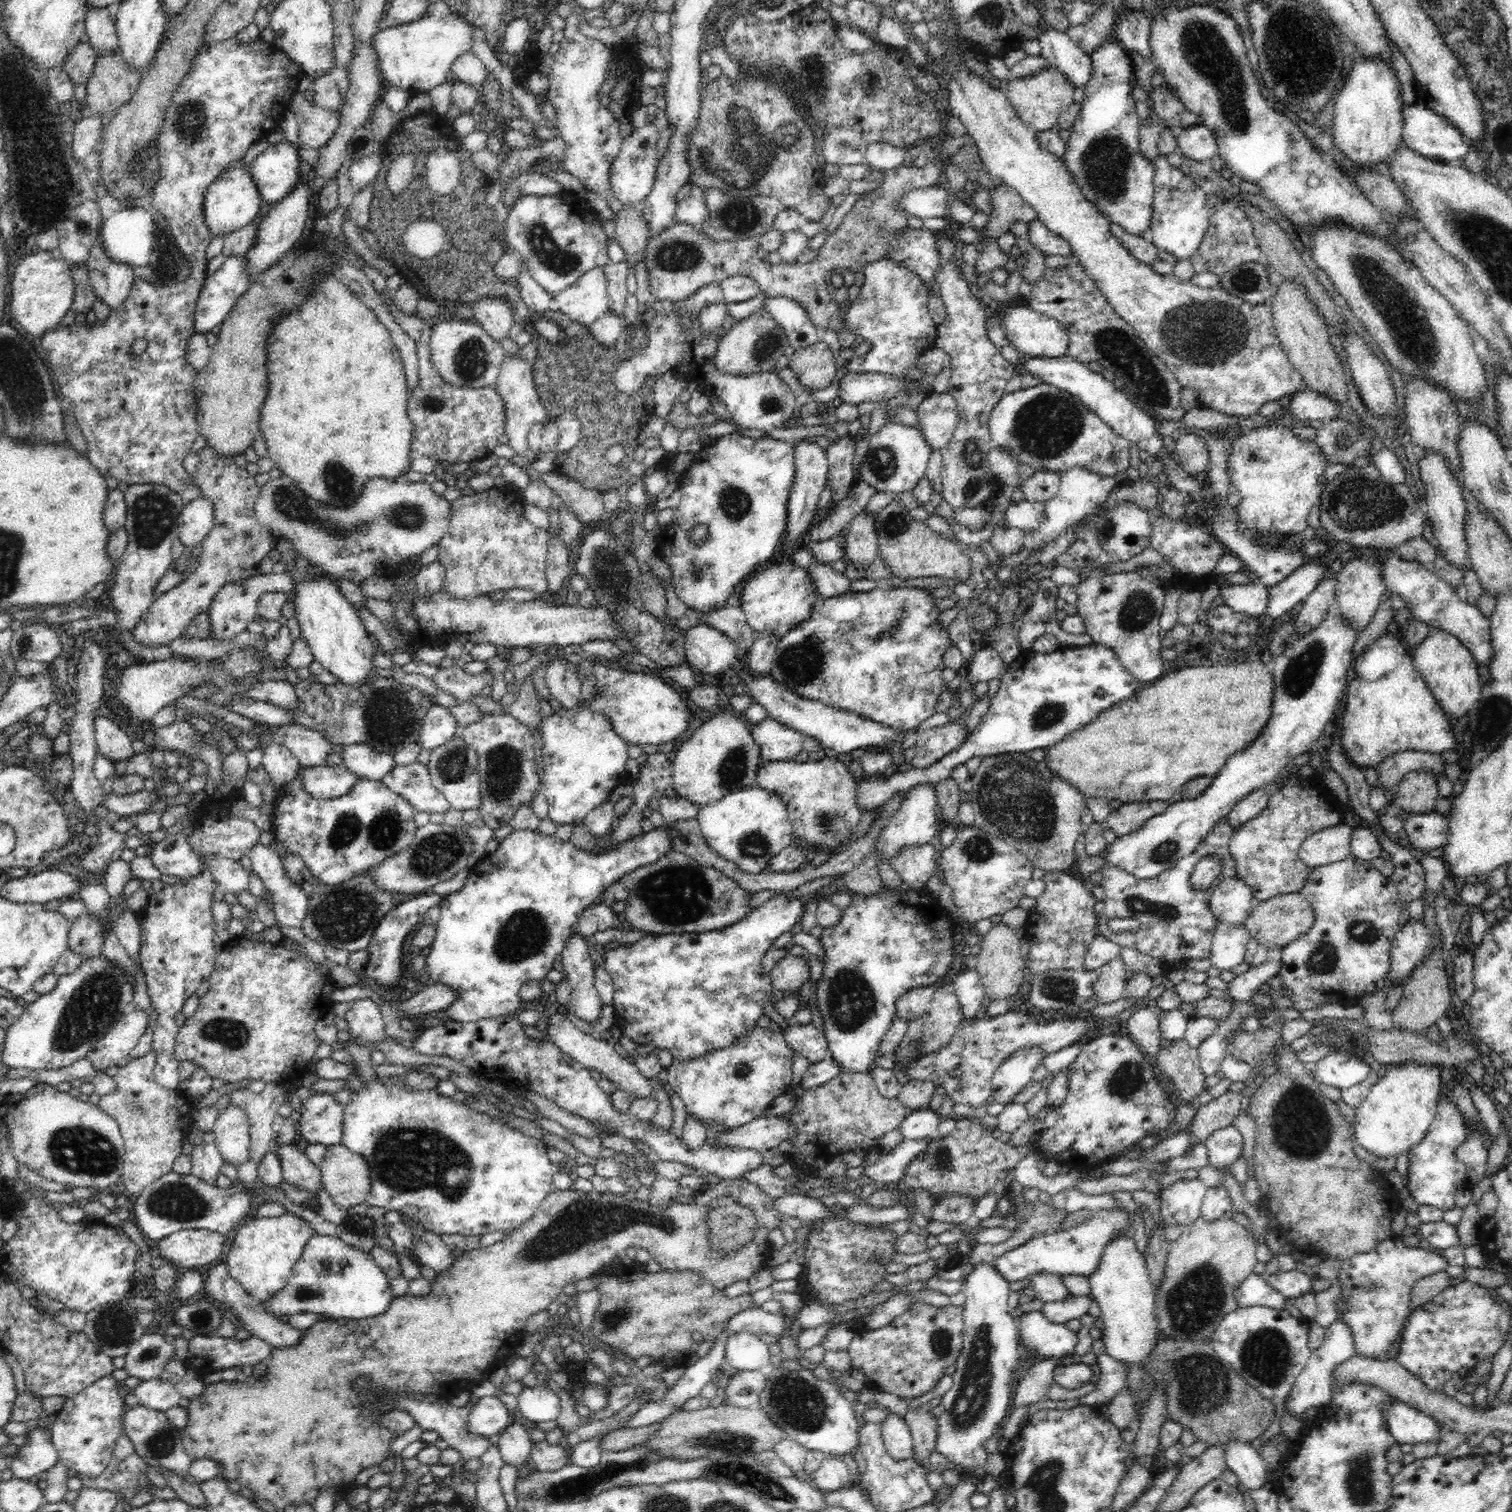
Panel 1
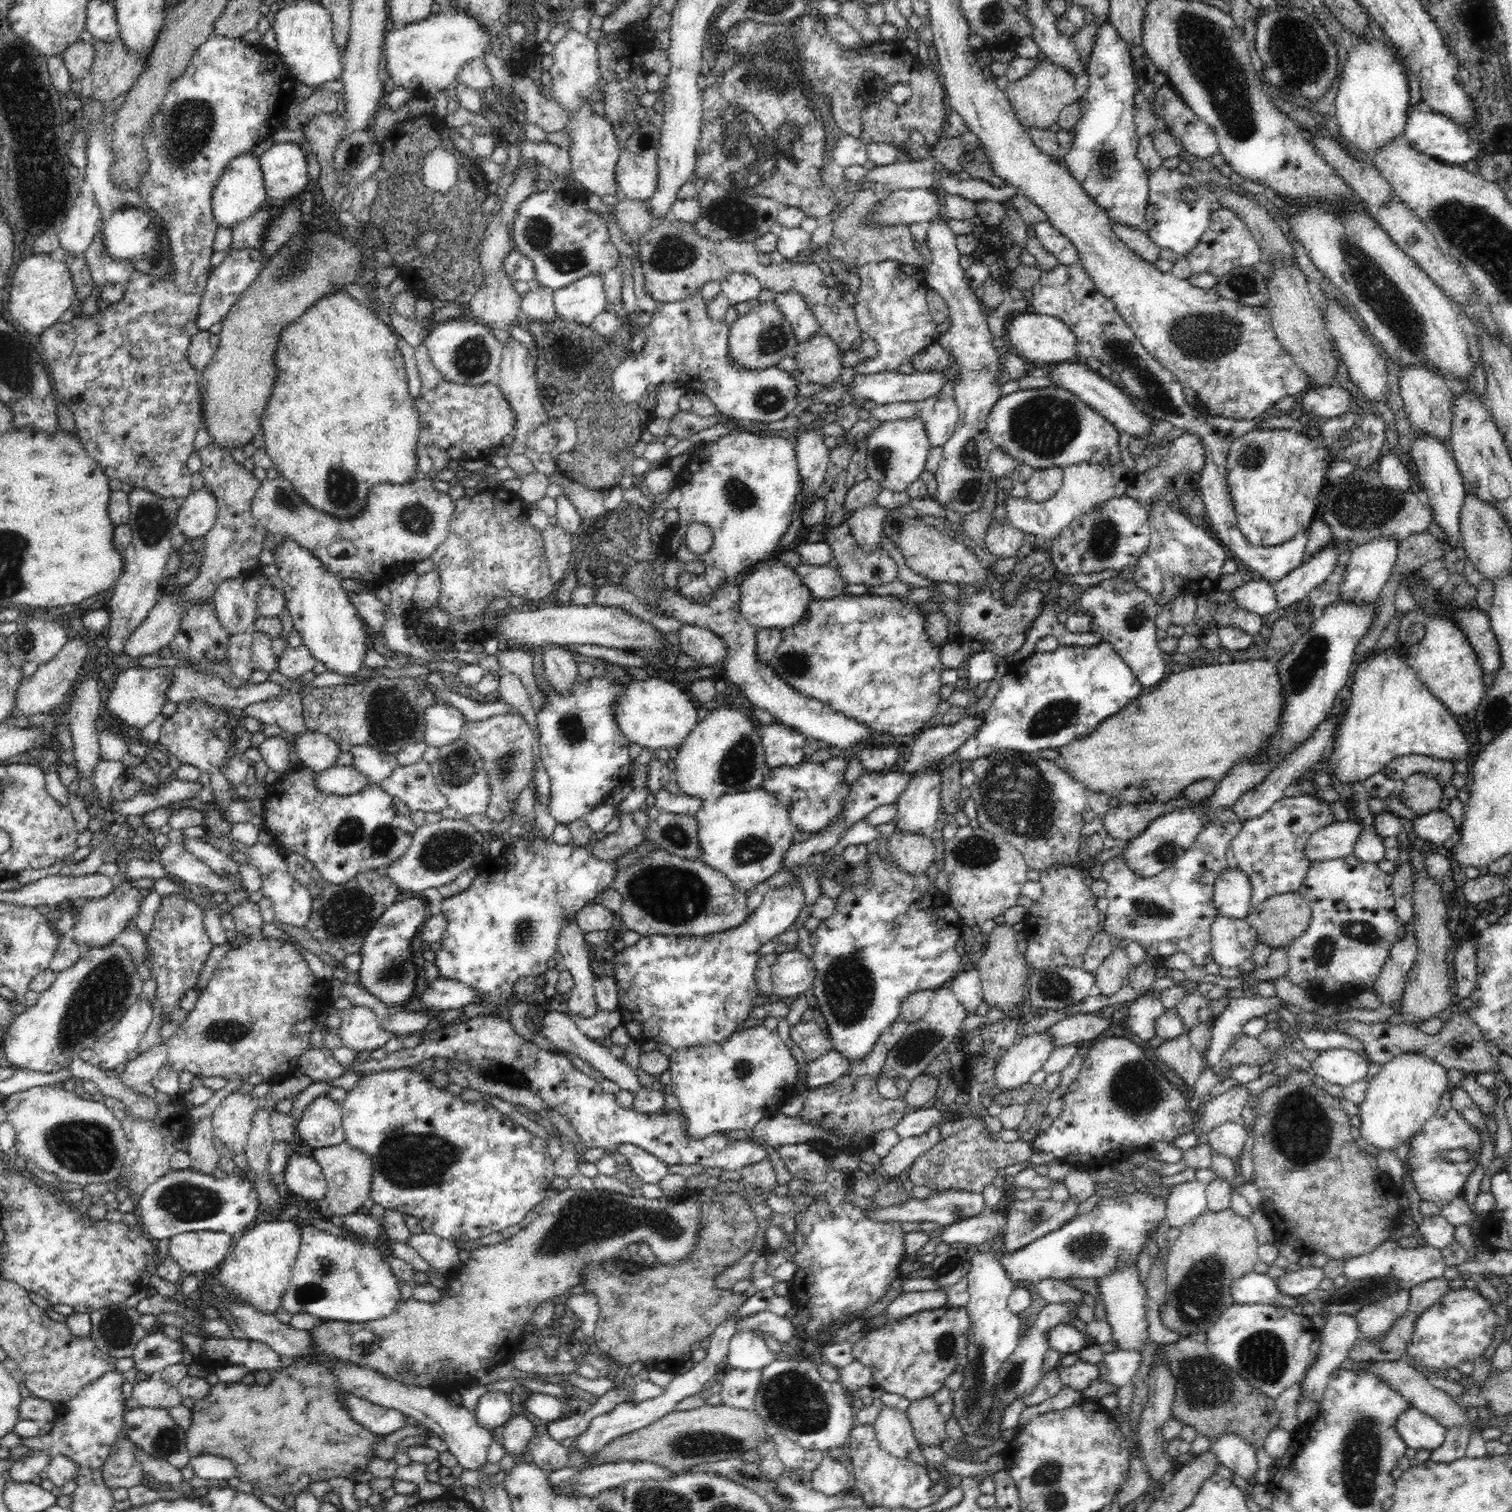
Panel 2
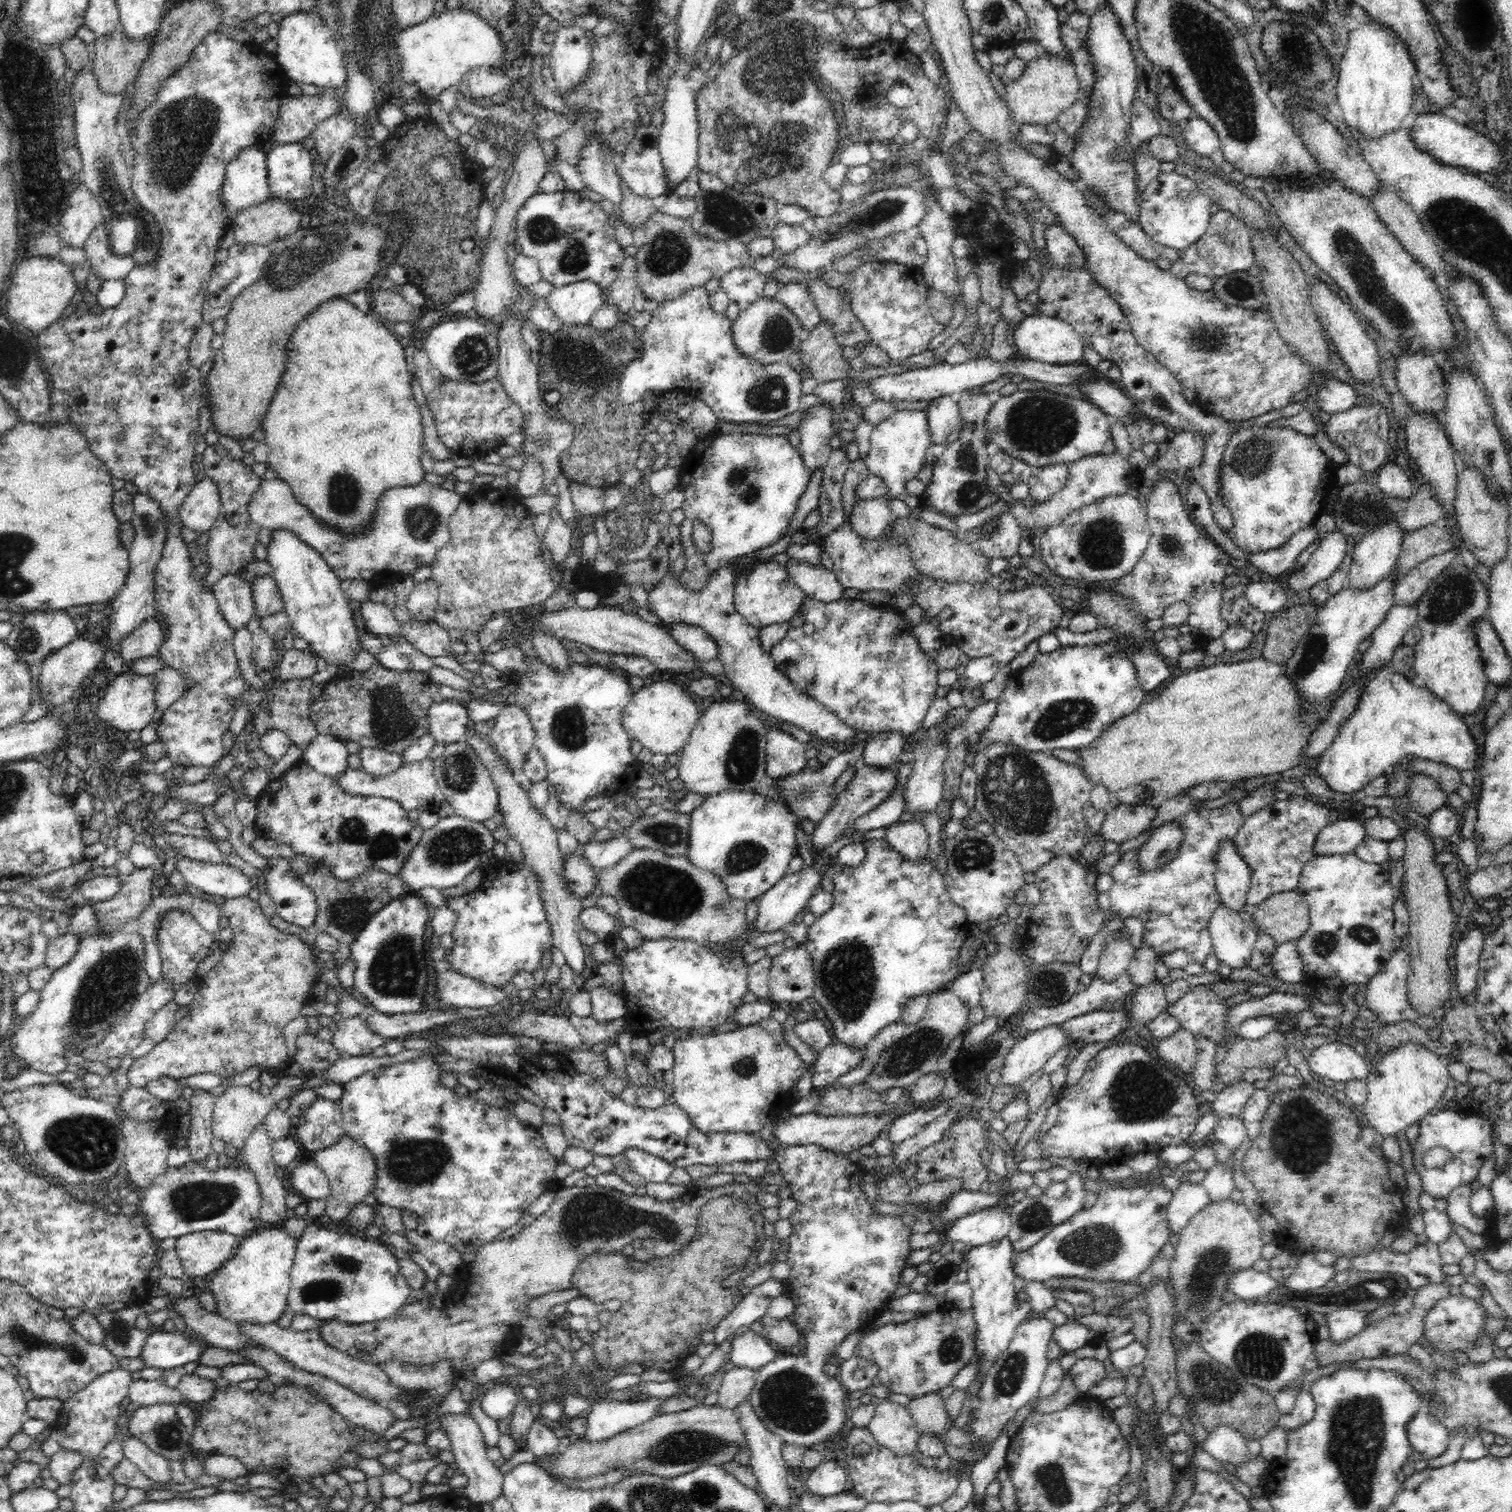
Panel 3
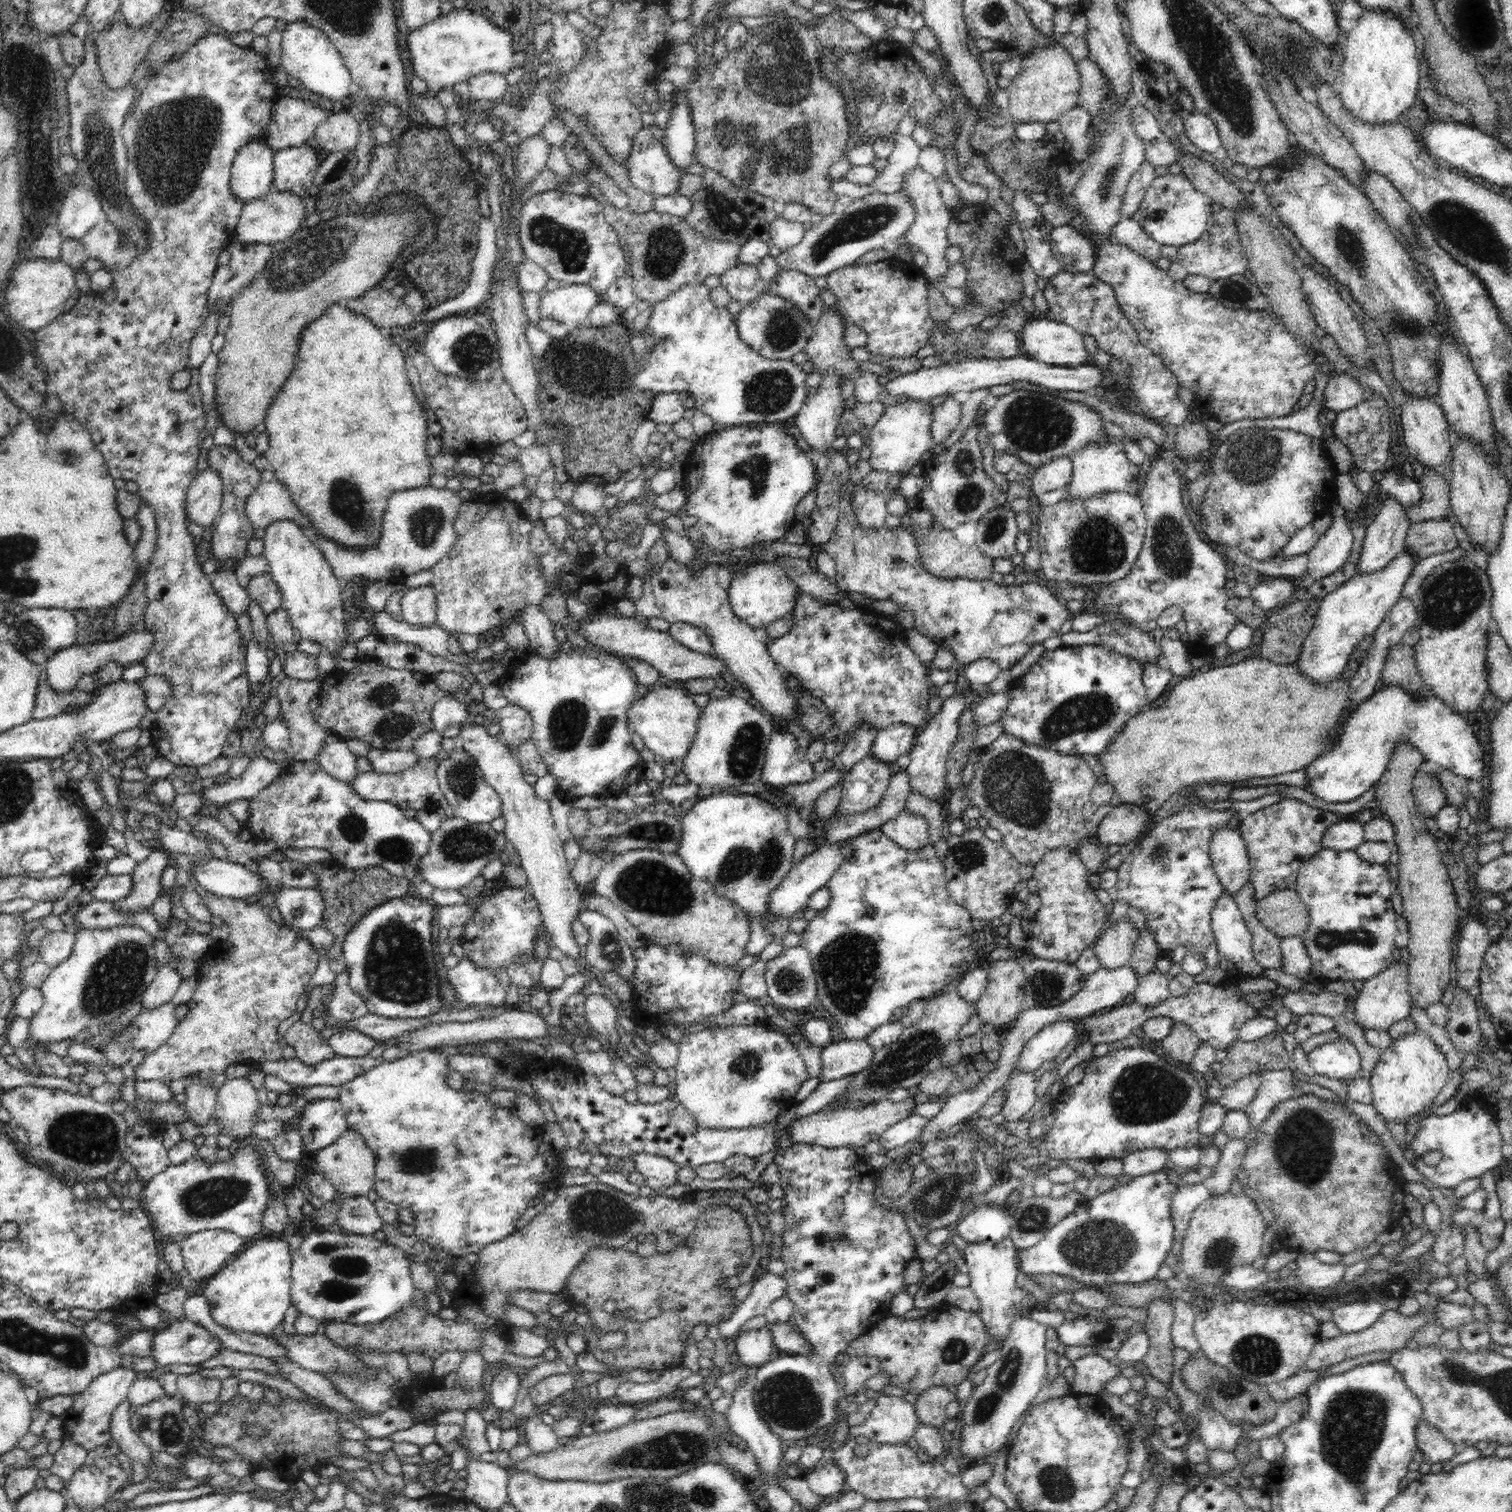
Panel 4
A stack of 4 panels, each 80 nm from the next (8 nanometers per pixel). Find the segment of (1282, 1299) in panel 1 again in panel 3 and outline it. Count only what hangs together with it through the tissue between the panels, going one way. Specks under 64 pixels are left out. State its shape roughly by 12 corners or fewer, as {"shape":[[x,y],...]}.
{"shape":[[1250,1268],[1230,1276],[1239,1300],[1264,1301],[1280,1284]]}

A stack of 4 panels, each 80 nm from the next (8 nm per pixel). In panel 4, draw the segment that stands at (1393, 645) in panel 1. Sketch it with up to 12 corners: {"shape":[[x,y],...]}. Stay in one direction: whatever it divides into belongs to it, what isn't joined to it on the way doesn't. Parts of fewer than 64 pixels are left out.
{"shape":[[1379,686],[1306,768],[1326,802],[1377,784],[1403,742],[1486,776],[1472,727],[1438,697]]}

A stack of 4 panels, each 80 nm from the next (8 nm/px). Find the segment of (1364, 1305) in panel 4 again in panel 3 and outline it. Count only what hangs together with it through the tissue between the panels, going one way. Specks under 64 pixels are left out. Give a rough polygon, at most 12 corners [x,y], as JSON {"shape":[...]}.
{"shape":[[1368,1310],[1328,1314],[1329,1340],[1350,1340],[1366,1328]]}

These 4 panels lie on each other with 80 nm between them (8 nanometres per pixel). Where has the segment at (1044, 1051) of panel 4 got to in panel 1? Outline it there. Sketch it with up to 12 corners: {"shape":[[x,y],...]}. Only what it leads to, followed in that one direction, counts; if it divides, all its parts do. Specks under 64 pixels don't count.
{"shape":[[1041,1048],[1012,1052],[993,1074],[990,1094],[1012,1104],[1044,1058]]}

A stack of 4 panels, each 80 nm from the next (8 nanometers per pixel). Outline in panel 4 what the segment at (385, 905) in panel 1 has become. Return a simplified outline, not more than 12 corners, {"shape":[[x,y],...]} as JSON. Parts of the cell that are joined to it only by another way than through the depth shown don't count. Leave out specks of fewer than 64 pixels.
{"shape":[[312,862],[326,903],[319,926],[334,936],[326,952],[336,974],[343,945],[372,908],[413,893],[382,867],[346,870]]}

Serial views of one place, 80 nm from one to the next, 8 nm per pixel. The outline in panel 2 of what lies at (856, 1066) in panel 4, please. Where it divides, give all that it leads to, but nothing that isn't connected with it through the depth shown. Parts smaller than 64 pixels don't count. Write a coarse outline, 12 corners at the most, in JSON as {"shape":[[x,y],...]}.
{"shape":[[835,1048],[807,1064],[806,1087],[846,1075],[847,1056]]}

